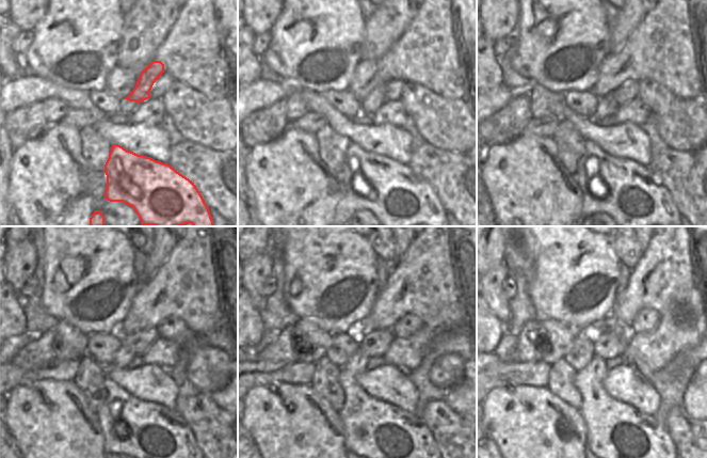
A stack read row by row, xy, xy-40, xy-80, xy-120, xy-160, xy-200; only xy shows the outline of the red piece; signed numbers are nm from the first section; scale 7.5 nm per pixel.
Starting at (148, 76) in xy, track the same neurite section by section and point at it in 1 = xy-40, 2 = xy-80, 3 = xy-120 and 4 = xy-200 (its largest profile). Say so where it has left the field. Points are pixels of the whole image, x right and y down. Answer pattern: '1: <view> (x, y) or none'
1: xy-40 (375, 98)
2: xy-80 (607, 106)
3: xy-120 (124, 356)
4: xy-200 (637, 443)

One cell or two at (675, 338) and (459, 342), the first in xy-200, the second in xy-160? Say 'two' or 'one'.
two

